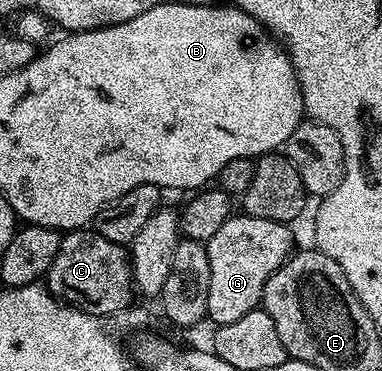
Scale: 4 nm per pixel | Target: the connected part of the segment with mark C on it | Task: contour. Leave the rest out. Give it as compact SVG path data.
M87 227L63 235L53 265L46 273L45 285L54 297L93 316L108 317L118 311L126 312L135 298L128 250Z

